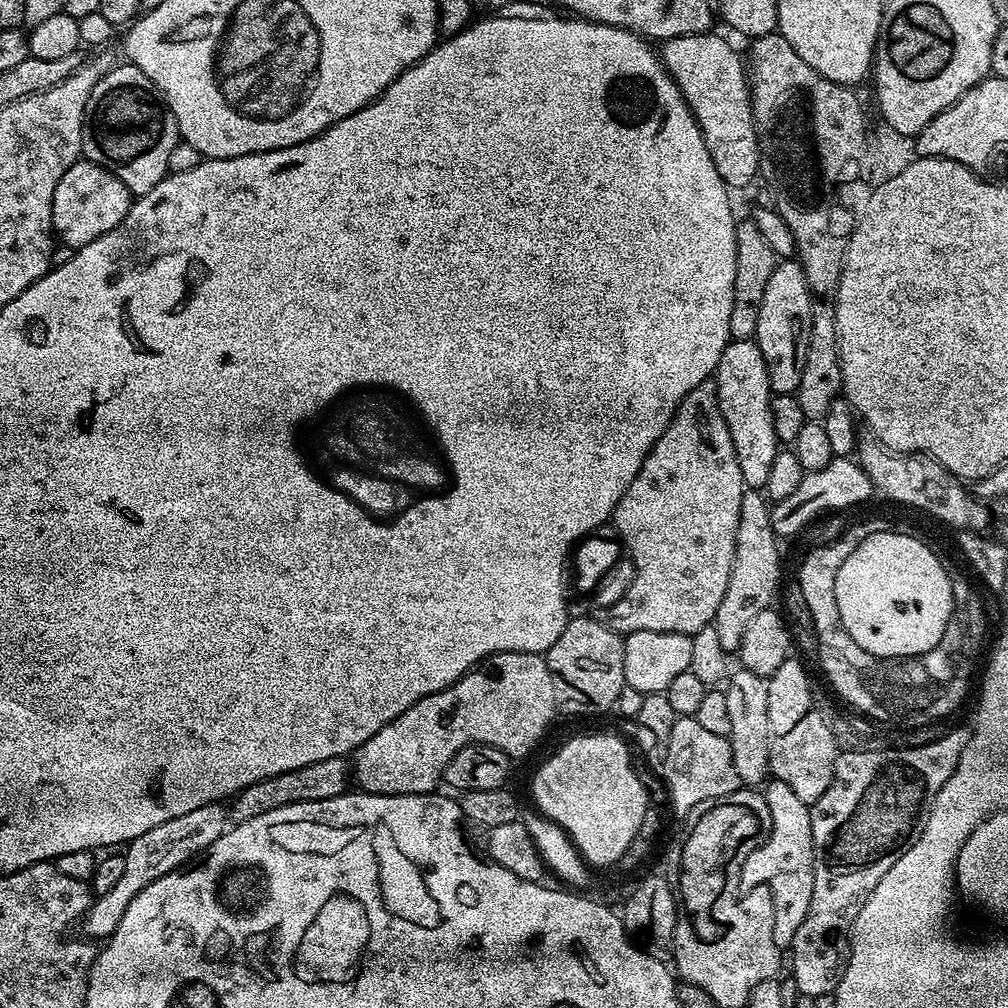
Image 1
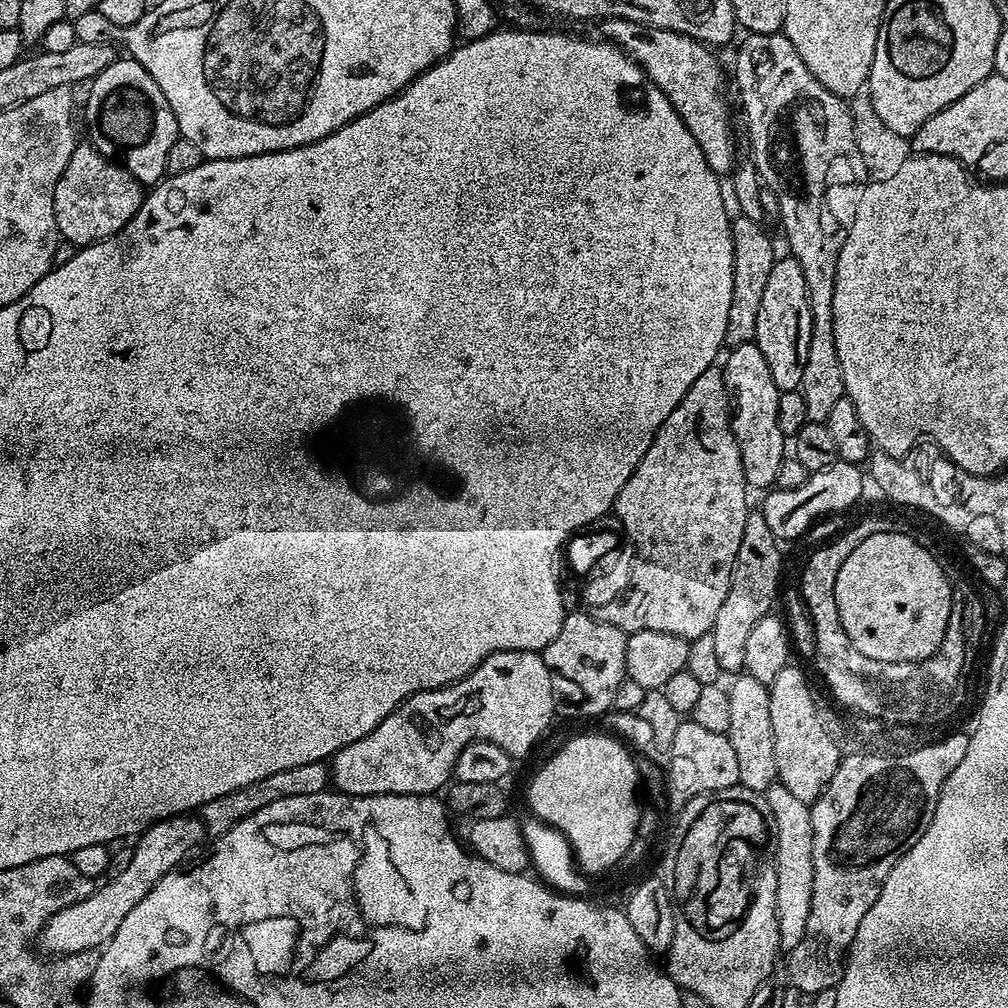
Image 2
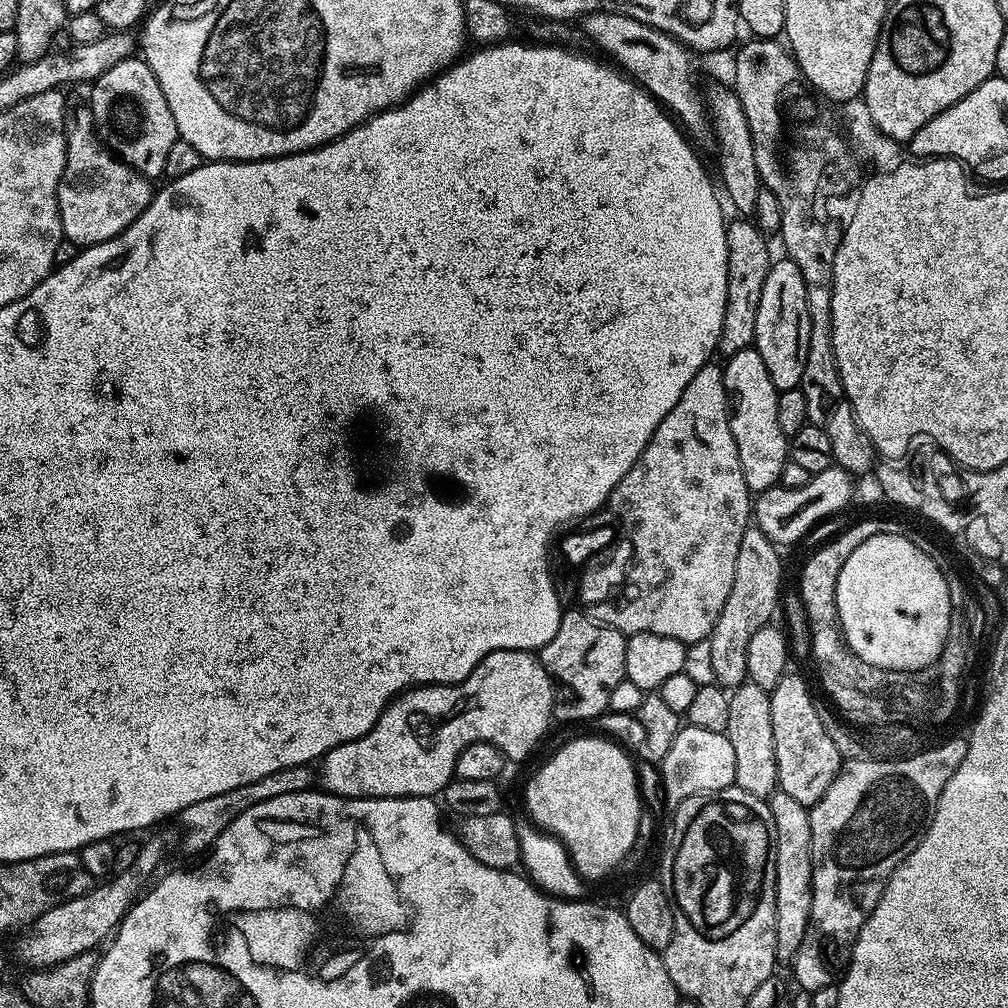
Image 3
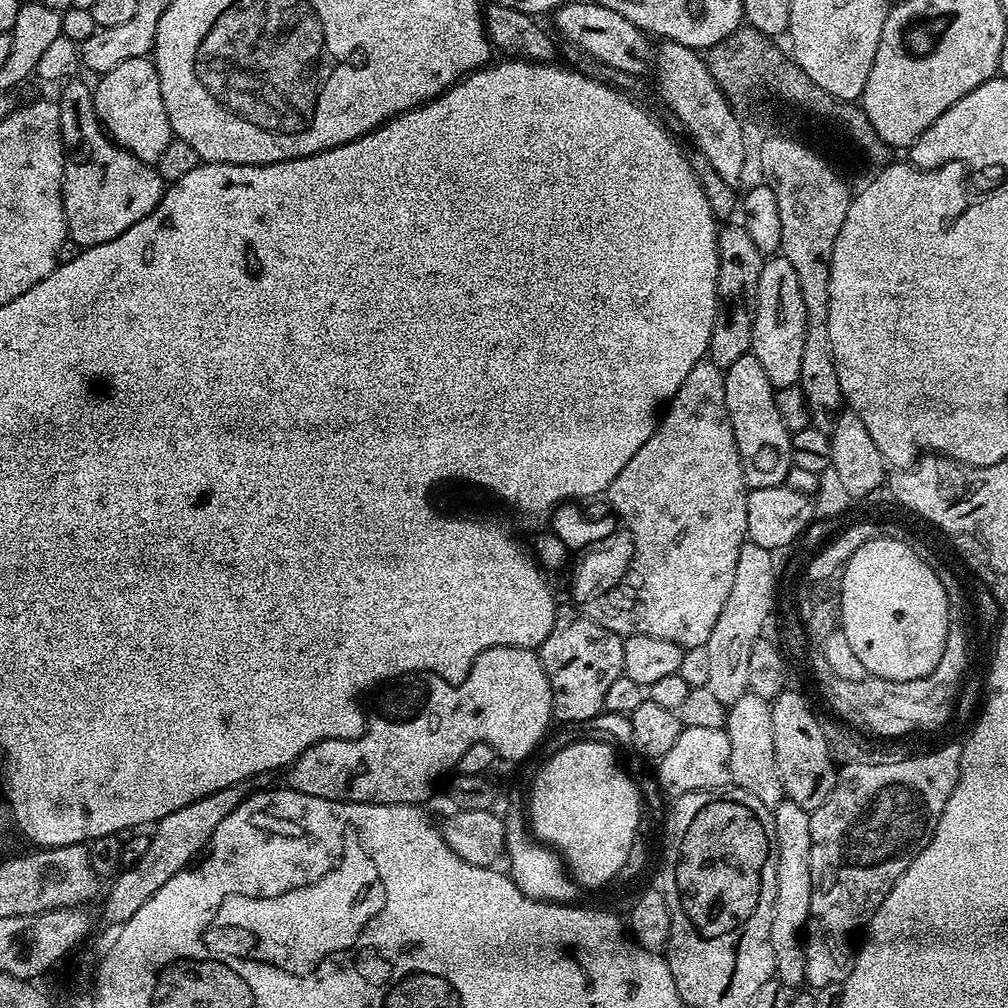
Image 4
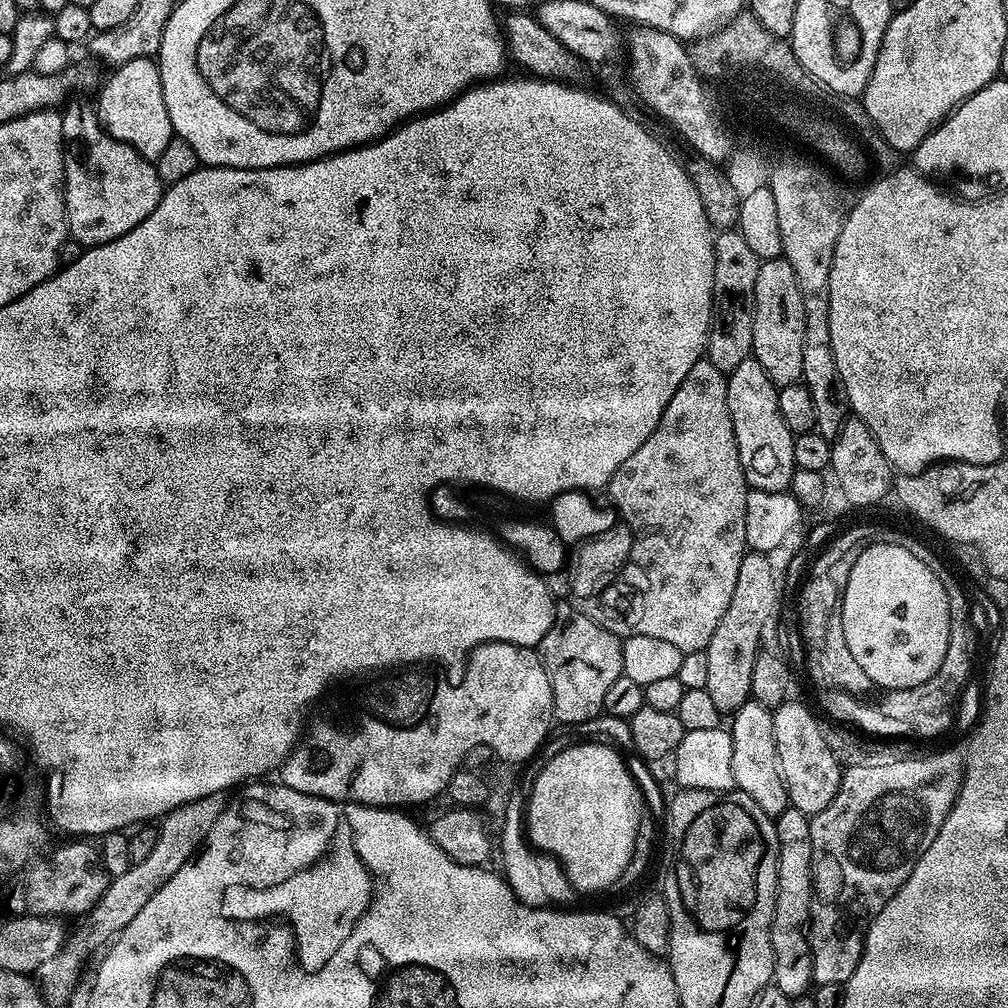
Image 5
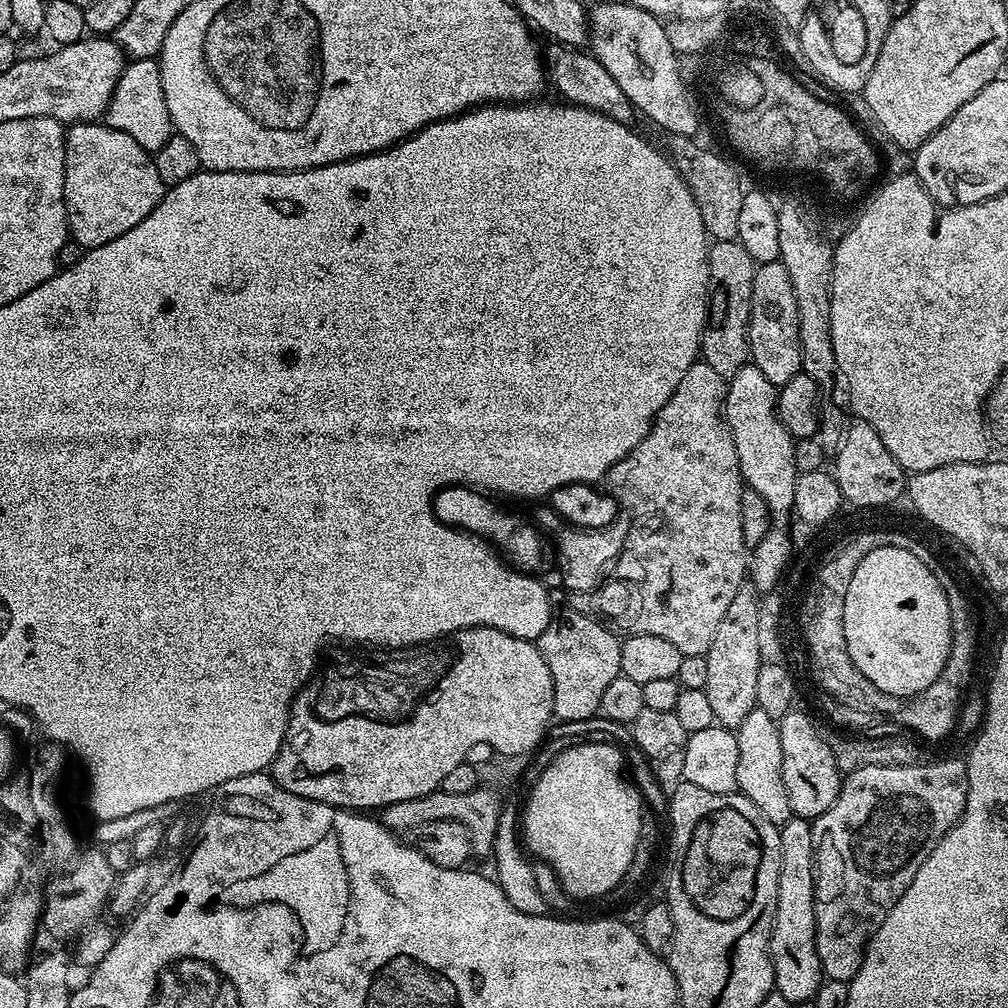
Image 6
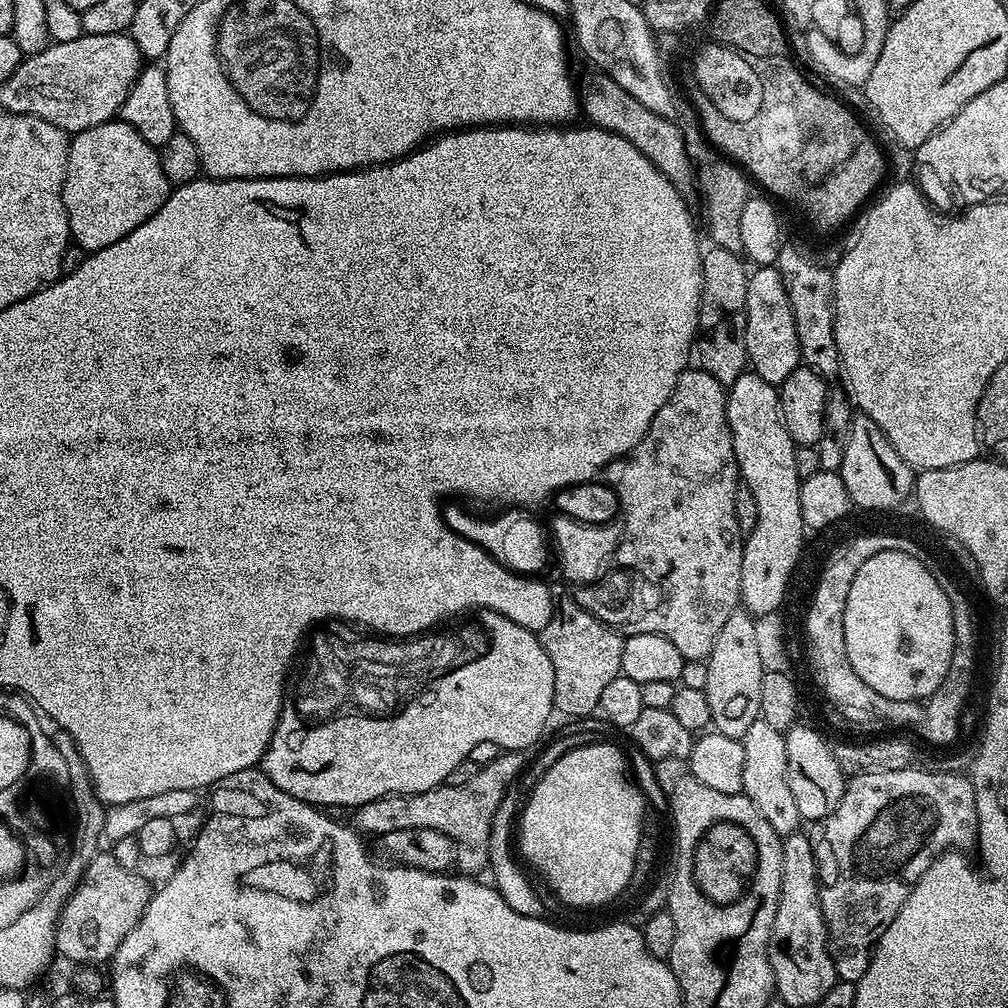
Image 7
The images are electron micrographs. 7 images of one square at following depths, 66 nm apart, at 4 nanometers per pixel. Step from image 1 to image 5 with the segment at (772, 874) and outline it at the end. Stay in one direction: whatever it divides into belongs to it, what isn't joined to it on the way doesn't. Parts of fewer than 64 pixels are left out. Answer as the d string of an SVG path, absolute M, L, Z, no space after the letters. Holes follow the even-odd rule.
M788 807L781 816L775 817L778 834L778 862L776 863L776 905L772 915L772 949L774 950L774 987L789 998L803 996L813 987L812 951L808 945L806 925L812 911L812 839L808 815L797 808Z

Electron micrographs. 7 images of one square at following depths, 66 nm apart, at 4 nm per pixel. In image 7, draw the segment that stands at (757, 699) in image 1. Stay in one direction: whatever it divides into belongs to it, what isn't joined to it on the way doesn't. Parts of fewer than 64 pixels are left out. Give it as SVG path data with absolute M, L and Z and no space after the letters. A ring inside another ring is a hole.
M758 719L742 738L744 761L742 762L743 795L754 802L758 814L774 826L781 838L790 835L801 827L802 817L798 814L798 806L794 802L794 794L790 794L788 771L786 770L786 742L784 733L774 730L765 720Z

